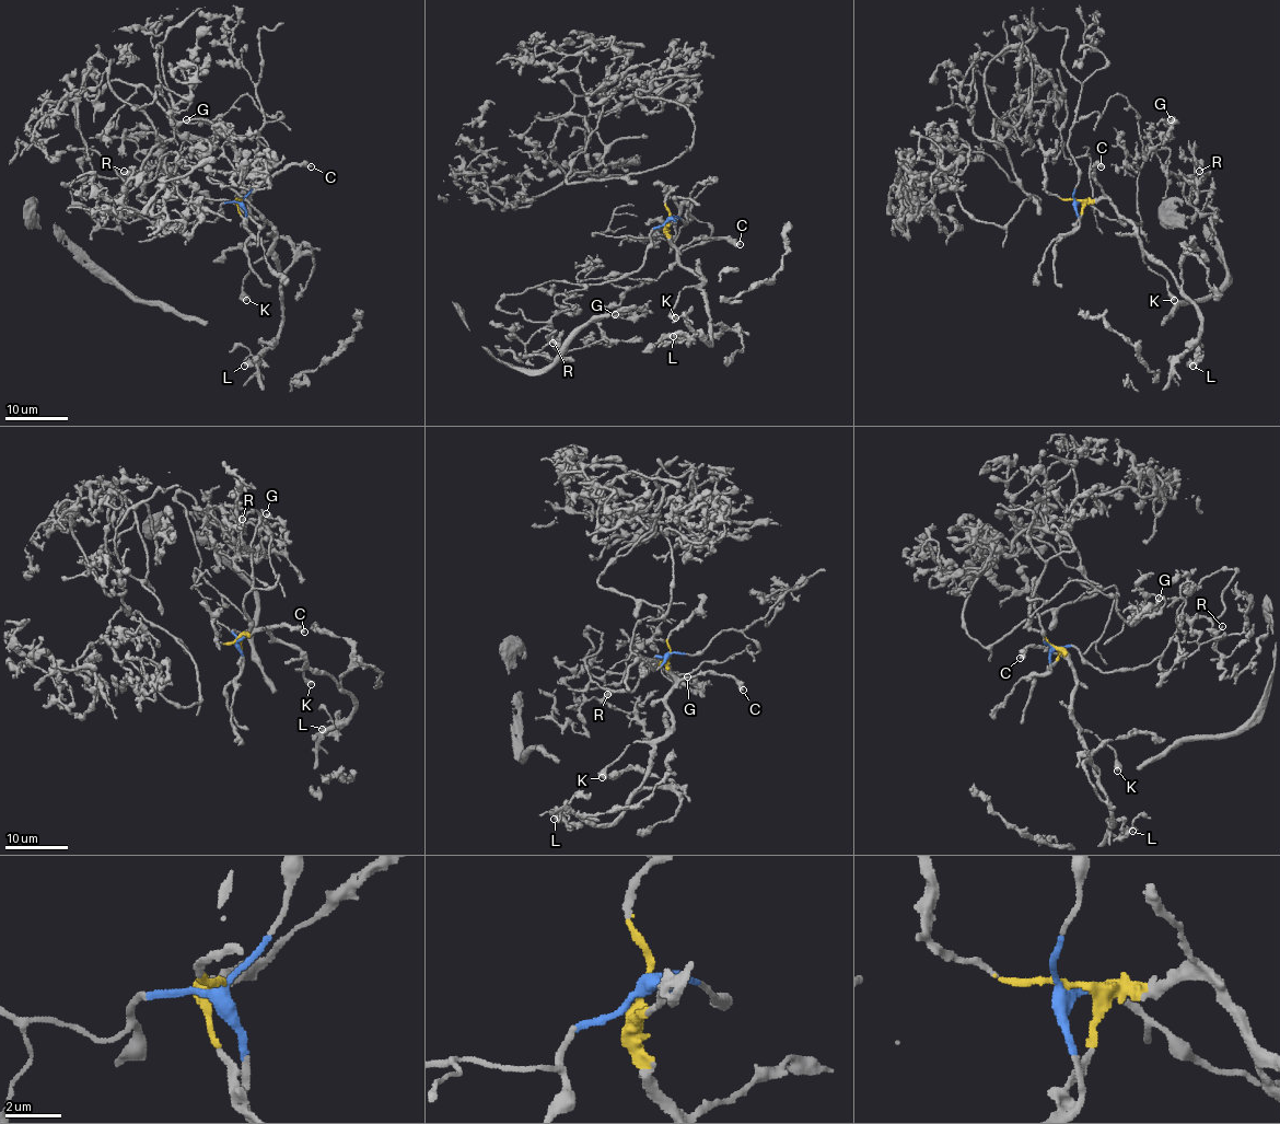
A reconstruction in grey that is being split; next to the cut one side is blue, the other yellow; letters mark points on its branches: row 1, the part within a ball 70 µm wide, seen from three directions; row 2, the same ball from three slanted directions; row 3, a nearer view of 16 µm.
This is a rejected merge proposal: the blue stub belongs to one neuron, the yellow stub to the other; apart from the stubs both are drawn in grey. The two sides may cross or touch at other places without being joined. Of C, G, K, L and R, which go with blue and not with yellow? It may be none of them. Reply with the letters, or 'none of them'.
G, R

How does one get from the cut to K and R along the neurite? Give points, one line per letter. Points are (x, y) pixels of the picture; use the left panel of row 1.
K: (239, 200), (246, 199), (246, 210), (274, 229), (270, 250), (256, 261), (242, 281), (242, 296), (246, 300)
R: (239, 200), (213, 222), (149, 221), (99, 154), (69, 149), (99, 177), (124, 177), (120, 200), (124, 171)

